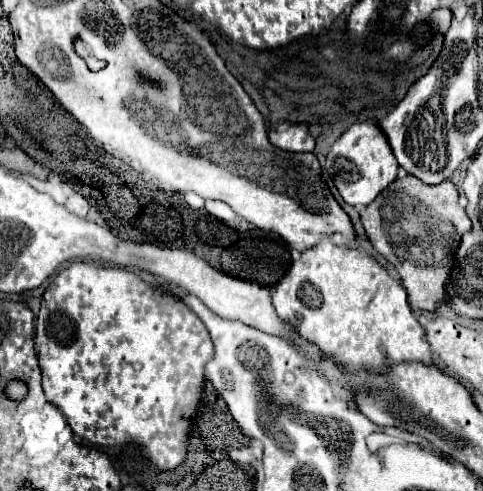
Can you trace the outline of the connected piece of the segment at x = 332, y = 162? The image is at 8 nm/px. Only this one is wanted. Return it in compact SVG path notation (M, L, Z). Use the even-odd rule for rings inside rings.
M358 122L350 126L330 148L324 170L332 176L342 200L350 206L368 206L388 184L396 180L398 162L384 142L384 134L376 130L374 122Z

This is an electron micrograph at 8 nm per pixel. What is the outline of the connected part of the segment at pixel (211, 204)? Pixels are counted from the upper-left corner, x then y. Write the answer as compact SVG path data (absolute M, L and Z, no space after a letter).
M206 200L206 212L208 214L212 214L214 218L218 218L220 222L224 222L224 224L232 224L234 220L236 220L236 212L228 206L228 204L224 204L224 202L218 202L218 200Z

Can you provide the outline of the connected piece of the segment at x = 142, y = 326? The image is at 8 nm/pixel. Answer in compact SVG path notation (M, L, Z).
M76 260L48 284L42 296L42 306L36 318L36 350L38 350L40 368L42 368L44 394L52 404L58 406L58 410L64 414L68 426L72 428L76 436L86 438L92 444L100 444L100 446L120 446L120 444L136 442L142 446L142 450L152 458L152 462L160 470L174 470L184 462L186 446L188 446L186 444L188 430L192 426L192 420L196 418L196 410L198 410L200 394L204 386L204 362L212 358L212 340L206 326L200 322L196 314L192 314L192 310L188 310L188 306L184 306L182 300L174 298L172 294L160 292L158 288L140 280L138 274L124 270L120 266L102 266L94 262Z

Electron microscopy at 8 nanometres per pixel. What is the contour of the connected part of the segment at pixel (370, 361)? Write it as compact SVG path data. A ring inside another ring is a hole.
M322 240L322 242L318 242L316 246L304 250L302 256L300 256L300 260L298 260L296 264L292 264L292 268L290 268L288 274L280 280L280 284L278 284L276 292L274 292L274 308L276 308L278 316L280 316L282 320L286 320L288 324L292 324L292 326L298 330L298 334L300 334L302 338L306 338L308 342L316 344L316 346L322 350L324 356L334 356L334 360L336 360L344 370L358 370L360 366L368 366L368 368L372 368L372 370L380 370L380 372L382 372L382 370L388 368L390 362L404 362L404 360L406 360L406 362L408 362L408 360L416 360L416 362L432 364L432 352L430 352L428 342L424 340L424 328L422 328L422 326L418 324L418 320L414 318L412 310L408 310L408 302L406 302L406 300L408 300L408 296L406 296L406 290L400 286L400 282L398 282L396 278L392 278L390 272L388 272L382 264L378 264L372 256L362 254L358 248L336 246L336 244L328 242L328 240Z

